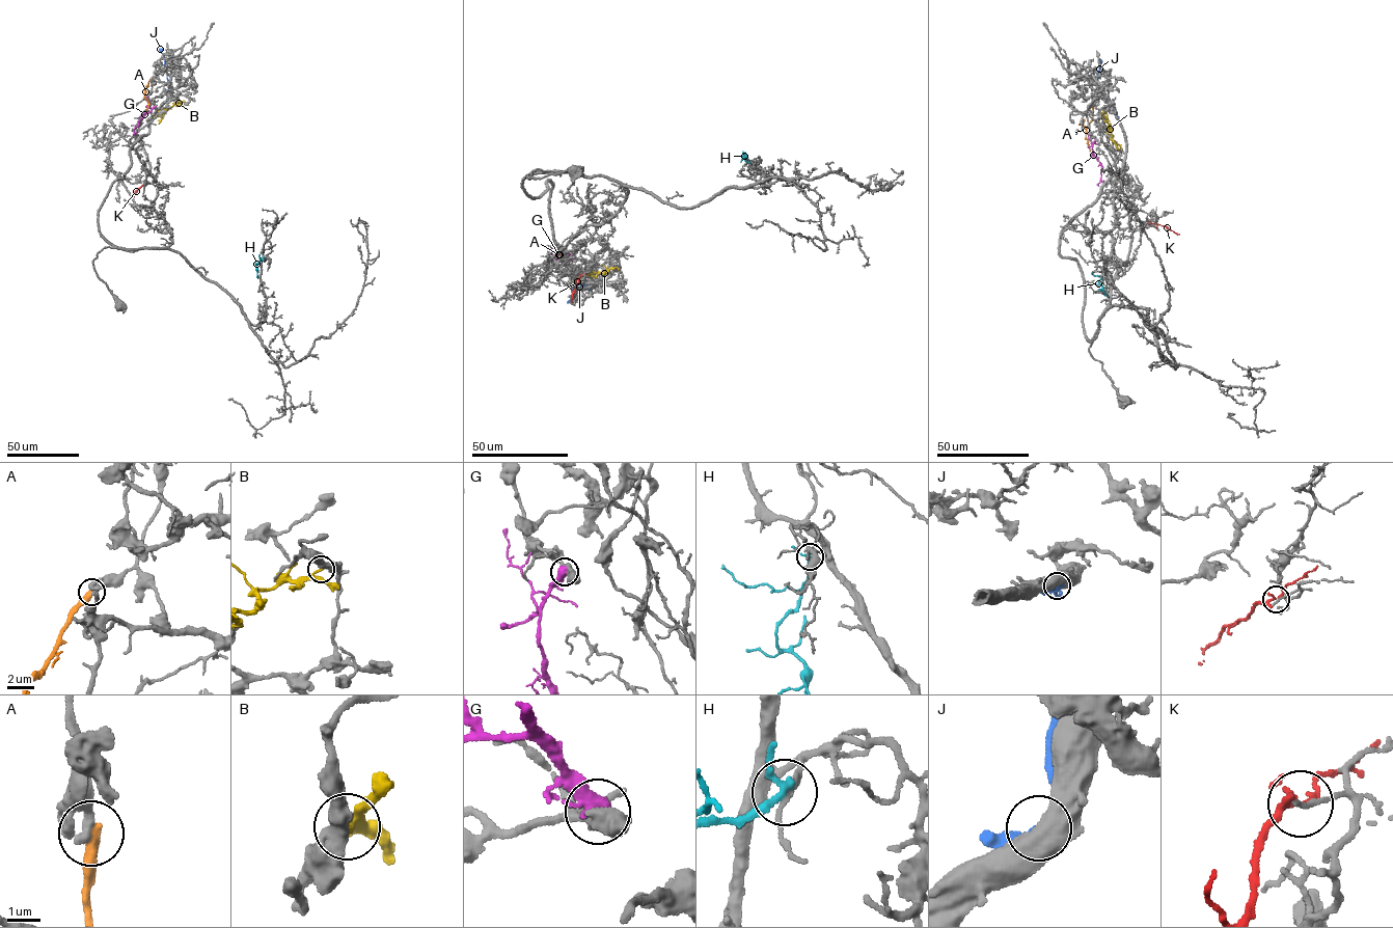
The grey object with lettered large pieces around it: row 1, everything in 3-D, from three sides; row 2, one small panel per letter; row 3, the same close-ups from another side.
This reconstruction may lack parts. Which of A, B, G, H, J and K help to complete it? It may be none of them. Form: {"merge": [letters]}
{"merge": []}

